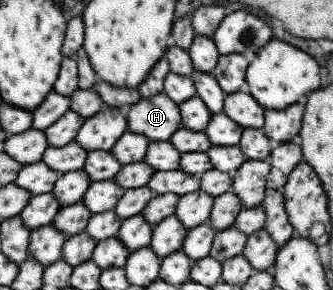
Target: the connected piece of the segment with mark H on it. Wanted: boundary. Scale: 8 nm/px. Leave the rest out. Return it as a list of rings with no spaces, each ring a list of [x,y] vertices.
[[[163,92],[151,97],[140,97],[126,112],[128,132],[142,134],[154,142],[166,142],[170,135],[182,128],[176,102]]]

